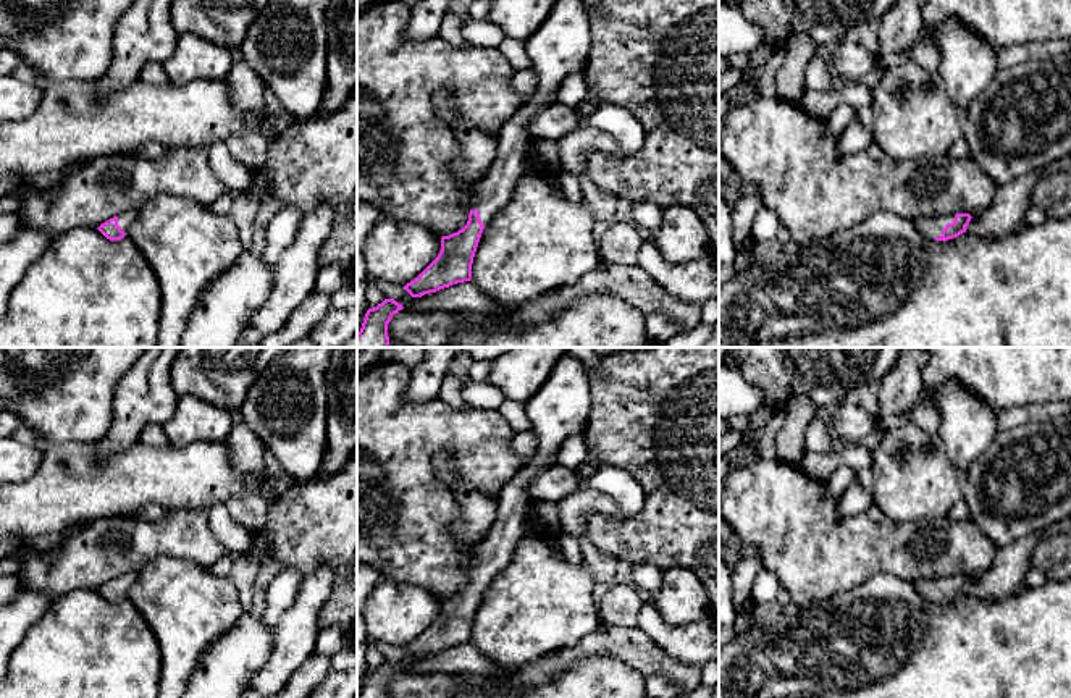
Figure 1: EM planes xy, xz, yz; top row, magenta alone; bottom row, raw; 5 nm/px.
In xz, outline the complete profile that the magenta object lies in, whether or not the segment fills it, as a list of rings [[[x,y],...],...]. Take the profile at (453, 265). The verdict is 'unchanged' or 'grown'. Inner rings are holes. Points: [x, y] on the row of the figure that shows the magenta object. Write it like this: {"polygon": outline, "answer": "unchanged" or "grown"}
{"polygon": [[[557,0],[544,23],[525,40],[536,74],[533,95],[501,128],[494,162],[478,183],[467,225],[441,238],[438,257],[404,289],[412,297],[472,280],[472,263],[485,226],[510,200],[523,176],[525,153],[533,142],[527,123],[552,105],[562,81],[583,73],[591,48],[591,27],[582,0]]], "answer": "grown"}

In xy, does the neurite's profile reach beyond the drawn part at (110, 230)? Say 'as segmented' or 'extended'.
extended

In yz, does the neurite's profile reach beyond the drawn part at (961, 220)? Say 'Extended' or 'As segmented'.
Extended

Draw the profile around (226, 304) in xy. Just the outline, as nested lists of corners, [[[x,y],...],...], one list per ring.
[[[244,249],[237,260],[202,291],[179,347],[234,347],[244,326],[268,299],[271,284],[270,265],[262,255]]]

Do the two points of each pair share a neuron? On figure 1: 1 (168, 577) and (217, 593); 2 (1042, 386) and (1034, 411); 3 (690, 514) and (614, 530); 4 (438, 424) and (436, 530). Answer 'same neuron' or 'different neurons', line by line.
1: same neuron
2: different neurons
3: same neuron
4: same neuron

